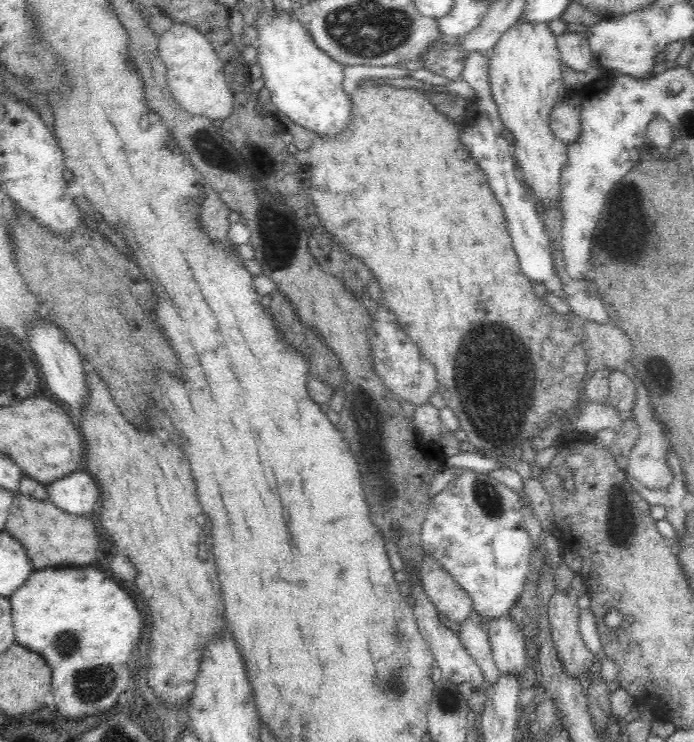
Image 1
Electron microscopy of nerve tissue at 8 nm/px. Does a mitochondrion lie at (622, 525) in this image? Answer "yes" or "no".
yes

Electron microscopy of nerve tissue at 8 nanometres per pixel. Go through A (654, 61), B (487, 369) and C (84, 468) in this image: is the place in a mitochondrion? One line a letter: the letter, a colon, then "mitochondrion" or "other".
A: other
B: mitochondrion
C: other

